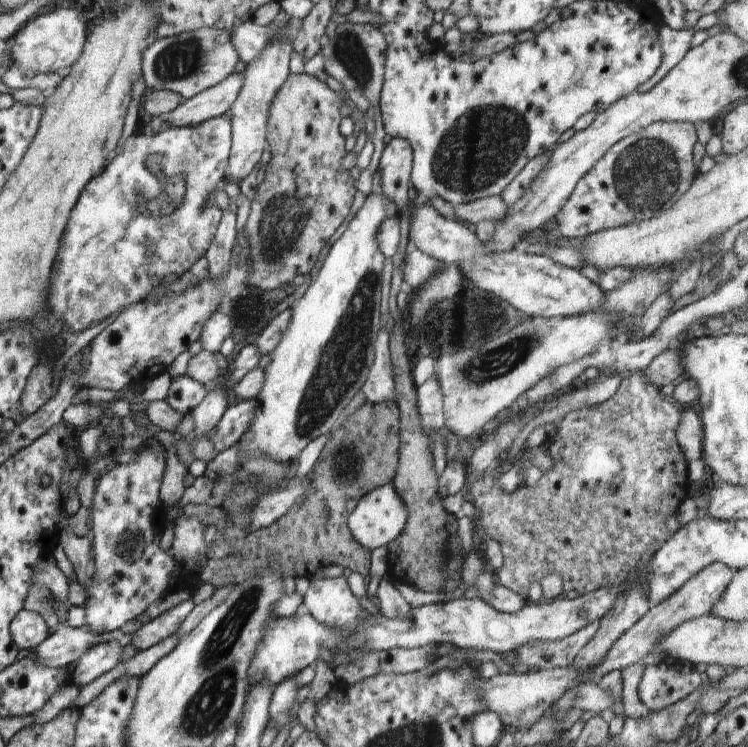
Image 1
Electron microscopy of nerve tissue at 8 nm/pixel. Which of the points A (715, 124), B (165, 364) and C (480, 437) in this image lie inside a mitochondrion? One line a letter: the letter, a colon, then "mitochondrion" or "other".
A: other
B: other
C: other

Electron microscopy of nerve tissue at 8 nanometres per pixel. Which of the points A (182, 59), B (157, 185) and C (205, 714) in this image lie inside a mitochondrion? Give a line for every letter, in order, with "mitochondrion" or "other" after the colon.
A: mitochondrion
B: mitochondrion
C: mitochondrion

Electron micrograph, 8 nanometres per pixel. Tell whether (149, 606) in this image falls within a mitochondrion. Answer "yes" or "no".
no

